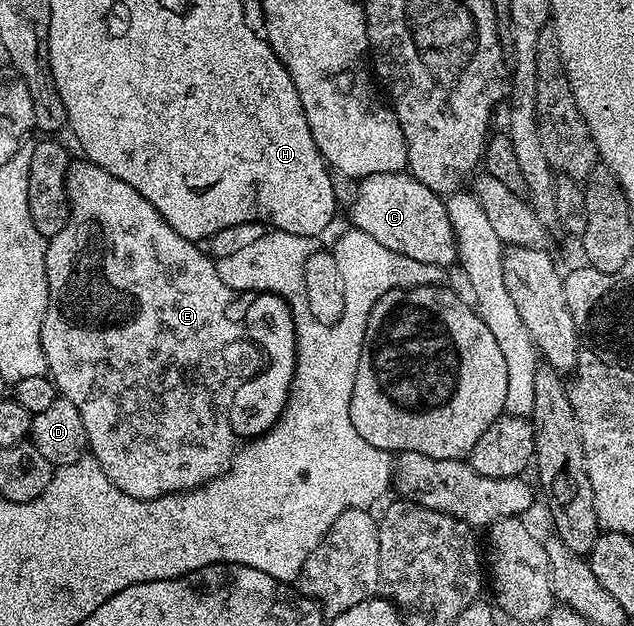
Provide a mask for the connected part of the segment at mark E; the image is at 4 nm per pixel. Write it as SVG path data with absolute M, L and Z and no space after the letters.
M74 160L66 171L66 195L70 201L70 215L66 226L56 232L56 236L48 239L46 244L46 275L48 276L48 308L42 321L42 351L48 377L58 389L59 395L76 404L76 412L80 412L80 420L84 420L84 432L89 453L104 468L108 480L120 488L120 492L128 492L128 496L136 496L140 500L152 500L169 494L183 494L186 490L196 490L205 486L214 478L219 478L230 459L236 453L236 437L228 420L232 396L245 381L256 373L246 361L259 360L257 349L251 348L245 341L243 323L236 317L230 318L226 309L230 306L232 291L220 280L215 259L209 258L197 242L190 242L132 184L124 184L124 180L116 180L104 168L85 160Z

